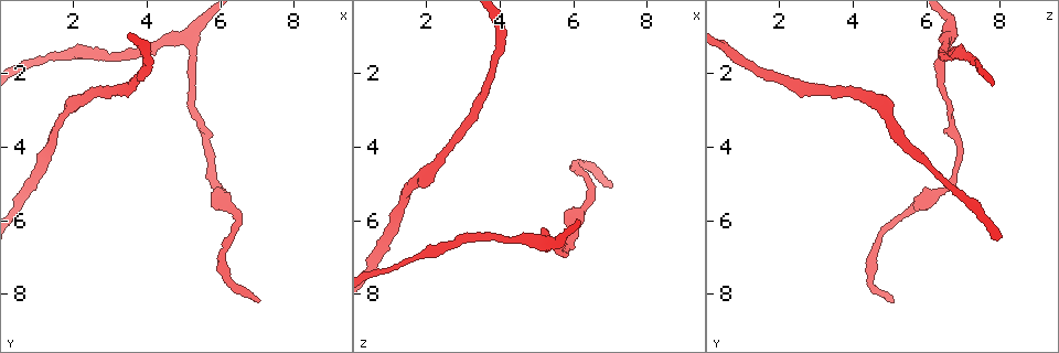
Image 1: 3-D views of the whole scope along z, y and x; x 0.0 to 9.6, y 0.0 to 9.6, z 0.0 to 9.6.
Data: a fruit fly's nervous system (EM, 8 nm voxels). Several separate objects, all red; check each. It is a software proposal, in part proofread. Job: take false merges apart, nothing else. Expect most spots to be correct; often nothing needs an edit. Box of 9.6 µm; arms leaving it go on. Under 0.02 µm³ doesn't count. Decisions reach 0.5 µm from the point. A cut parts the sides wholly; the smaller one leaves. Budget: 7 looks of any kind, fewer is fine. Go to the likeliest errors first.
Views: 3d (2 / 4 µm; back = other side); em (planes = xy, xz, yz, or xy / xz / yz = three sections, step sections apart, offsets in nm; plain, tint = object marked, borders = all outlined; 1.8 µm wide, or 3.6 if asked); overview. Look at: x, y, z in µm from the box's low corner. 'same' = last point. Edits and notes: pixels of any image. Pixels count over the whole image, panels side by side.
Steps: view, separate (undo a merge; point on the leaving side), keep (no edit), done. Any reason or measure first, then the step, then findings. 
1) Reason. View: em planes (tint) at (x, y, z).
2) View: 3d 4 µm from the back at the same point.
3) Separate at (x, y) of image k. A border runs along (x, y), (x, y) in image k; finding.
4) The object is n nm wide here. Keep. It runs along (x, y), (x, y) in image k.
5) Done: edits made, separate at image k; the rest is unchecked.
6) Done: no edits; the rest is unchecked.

Thick turns thin. View: 3d 2 µm at (6.40, 5.70, 5.55).

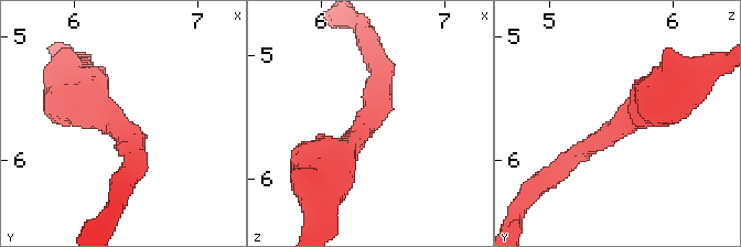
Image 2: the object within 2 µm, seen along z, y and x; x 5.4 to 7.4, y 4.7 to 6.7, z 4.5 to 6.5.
Need the tissue. View: em planes (tint) at (6.36, 5.72, 5.54).

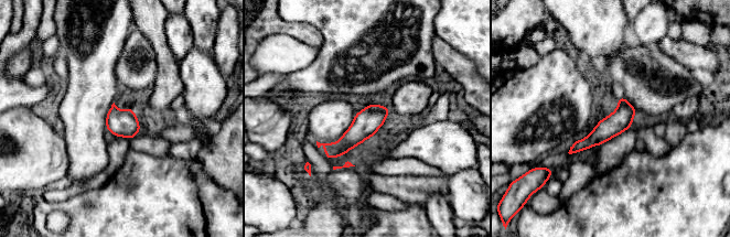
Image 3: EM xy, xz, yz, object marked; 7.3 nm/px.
The object is 160 nm wide here. Keep. It runs along (386, 109), (328, 154) in image 3; one cell here.

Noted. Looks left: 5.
Sudden change in width. View: em 3.6 µm planes (tint) at (1.85, 1.50, 7.00).

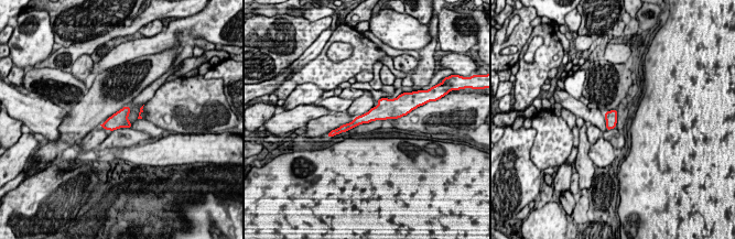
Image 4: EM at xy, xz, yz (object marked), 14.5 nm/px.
The object is 190 nm wide here. Keep. It runs along (398, 113), (374, 113), (342, 129) in image 4; one cell here.

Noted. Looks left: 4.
A fork. View: 3d 4 µm from the back at (5.10, 1.05, 6.55).

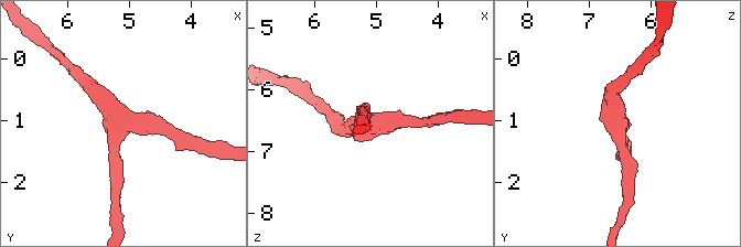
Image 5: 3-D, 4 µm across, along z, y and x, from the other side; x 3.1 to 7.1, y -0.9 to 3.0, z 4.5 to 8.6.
View: em xy step 16 (tint) at (5.10, 1.10, 6.55).

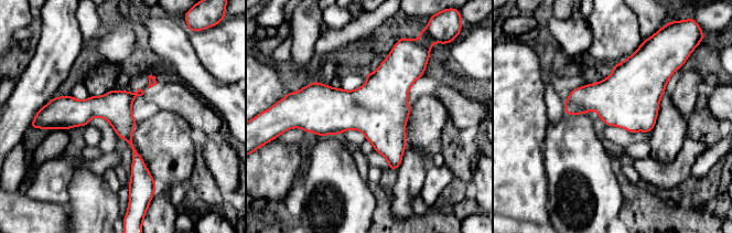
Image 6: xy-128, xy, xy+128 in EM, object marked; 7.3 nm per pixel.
Another direction. View: em planes (tint) at the same point.

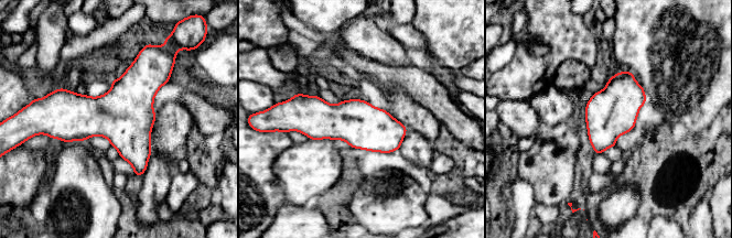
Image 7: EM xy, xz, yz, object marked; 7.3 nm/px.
Keep. Continuous, no second cell.

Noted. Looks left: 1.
Done: no edits; the rest is unchecked.

